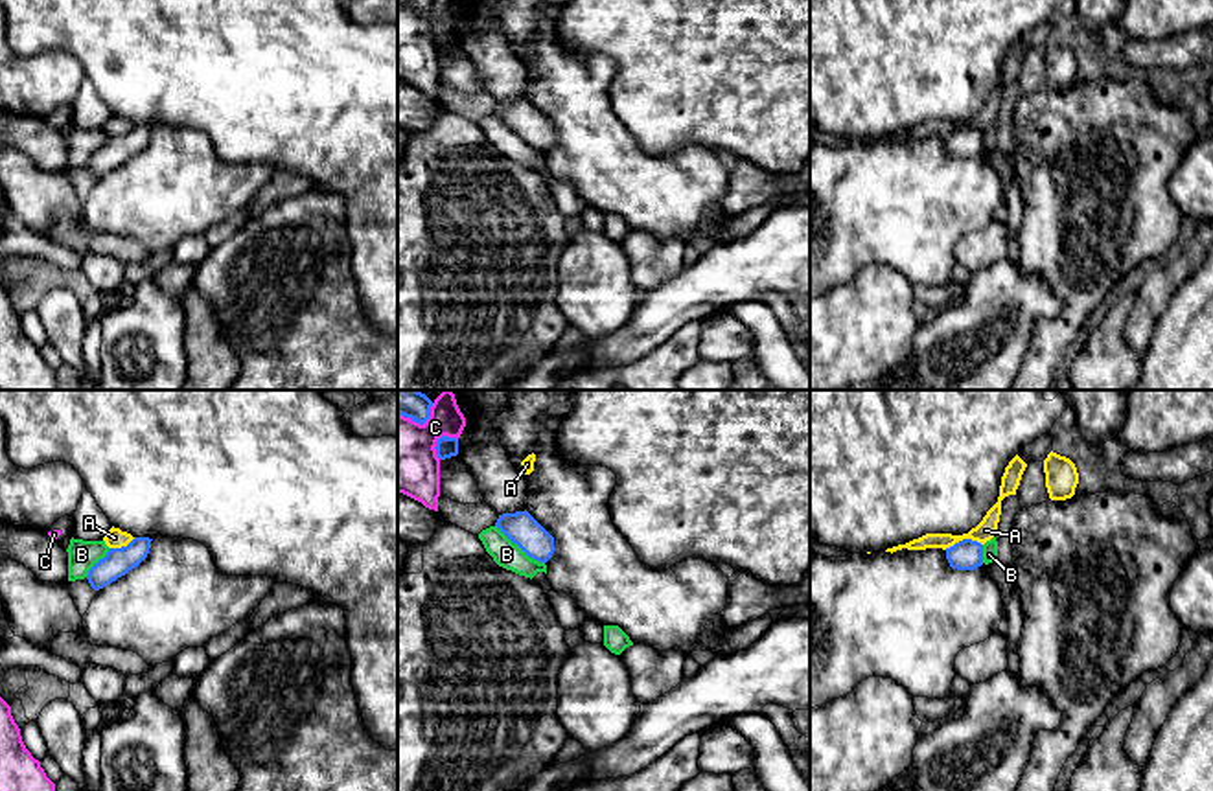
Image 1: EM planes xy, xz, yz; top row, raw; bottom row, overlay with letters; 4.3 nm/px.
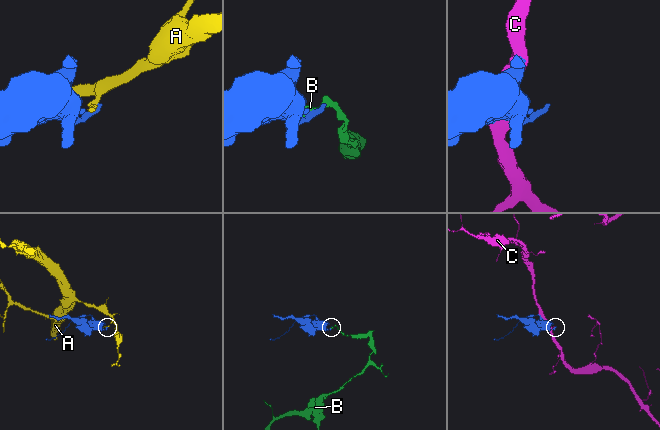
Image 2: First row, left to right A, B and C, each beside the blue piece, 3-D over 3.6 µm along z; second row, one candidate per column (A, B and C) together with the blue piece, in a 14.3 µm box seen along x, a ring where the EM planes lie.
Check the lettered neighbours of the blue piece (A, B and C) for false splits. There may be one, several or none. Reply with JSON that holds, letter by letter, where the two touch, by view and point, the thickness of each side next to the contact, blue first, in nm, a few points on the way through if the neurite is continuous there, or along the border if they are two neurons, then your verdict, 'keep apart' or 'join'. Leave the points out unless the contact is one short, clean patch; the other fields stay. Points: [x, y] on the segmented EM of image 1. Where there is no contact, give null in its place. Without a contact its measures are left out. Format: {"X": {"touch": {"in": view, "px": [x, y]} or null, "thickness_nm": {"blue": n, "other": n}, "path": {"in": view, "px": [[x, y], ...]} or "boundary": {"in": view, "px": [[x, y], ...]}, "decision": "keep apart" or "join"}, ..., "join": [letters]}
{"A": {"touch": {"in": "yz", "px": [963, 539]}, "thickness_nm": {"blue": 140, "other": 90}, "boundary": {"in": "yz", "px": [[981, 543], [959, 539], [945, 549]]}, "decision": "keep apart"}, "B": {"touch": {"in": "xz", "px": [519, 547]}, "thickness_nm": {"blue": 150, "other": 120}, "boundary": {"in": "xz", "px": [[496, 525], [529, 556], [543, 563]]}, "decision": "keep apart"}, "C": {"touch": {"in": "xz", "px": [437, 442]}, "thickness_nm": {"blue": 90, "other": 320}, "decision": "keep apart"}, "join": []}

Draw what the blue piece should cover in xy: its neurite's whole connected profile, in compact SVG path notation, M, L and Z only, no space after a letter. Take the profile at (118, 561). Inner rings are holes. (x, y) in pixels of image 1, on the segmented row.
M134 537L127 546L109 548L107 556L88 570L90 587L99 590L138 567L147 557L151 541Z

